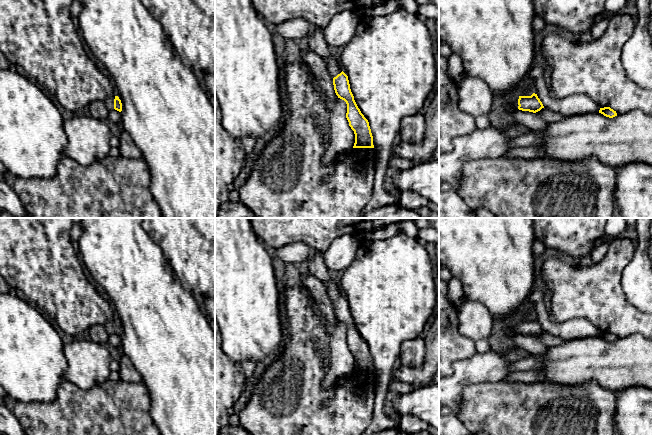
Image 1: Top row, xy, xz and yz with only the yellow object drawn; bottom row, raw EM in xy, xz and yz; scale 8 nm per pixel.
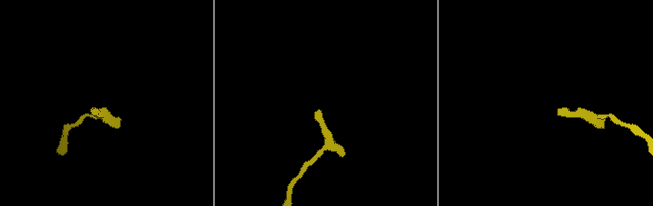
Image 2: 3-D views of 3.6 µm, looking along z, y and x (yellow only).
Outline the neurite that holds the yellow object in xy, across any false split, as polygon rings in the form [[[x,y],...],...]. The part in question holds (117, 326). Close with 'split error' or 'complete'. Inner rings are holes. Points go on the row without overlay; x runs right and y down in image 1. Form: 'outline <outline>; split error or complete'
outline [[[118,320],[110,321],[104,326],[109,334],[115,333],[119,336],[122,335],[122,327]]]; split error

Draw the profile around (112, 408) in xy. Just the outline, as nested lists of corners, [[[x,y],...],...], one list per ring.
[[[63,379],[54,402],[20,402],[12,409],[26,435],[161,435],[150,416],[145,384],[107,380],[82,390]]]

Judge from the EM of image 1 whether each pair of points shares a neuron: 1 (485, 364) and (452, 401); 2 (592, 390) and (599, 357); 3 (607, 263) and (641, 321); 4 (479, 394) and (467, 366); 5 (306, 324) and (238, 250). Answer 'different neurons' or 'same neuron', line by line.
1: same neuron
2: different neurons
3: same neuron
4: different neurons
5: different neurons

